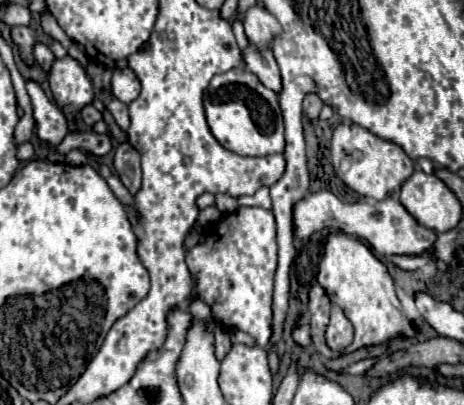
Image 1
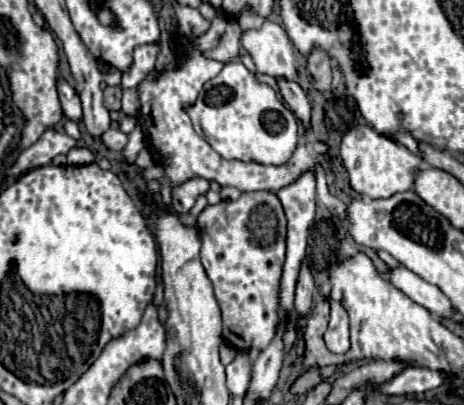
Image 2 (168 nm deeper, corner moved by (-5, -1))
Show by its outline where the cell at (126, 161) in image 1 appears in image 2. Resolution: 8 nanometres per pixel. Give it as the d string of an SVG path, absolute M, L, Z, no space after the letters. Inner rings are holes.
M137 122L135 130L129 134L129 144L127 144L127 148L123 150L125 160L127 160L129 164L131 164L131 162L135 162L135 156L137 156L137 152L139 152L141 148L145 148L145 134L143 134L141 124Z

